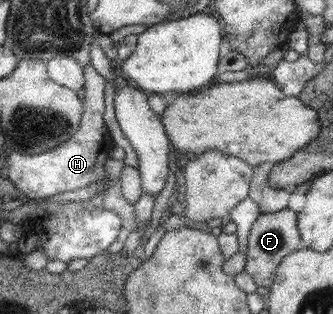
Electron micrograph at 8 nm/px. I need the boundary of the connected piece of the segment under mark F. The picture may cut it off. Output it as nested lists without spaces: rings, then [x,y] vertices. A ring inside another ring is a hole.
[[[285,208],[274,213],[261,213],[255,223],[253,223],[253,226],[251,226],[247,241],[248,247],[244,257],[244,271],[251,276],[256,286],[269,288],[276,278],[277,265],[288,254],[302,247],[295,212]]]

